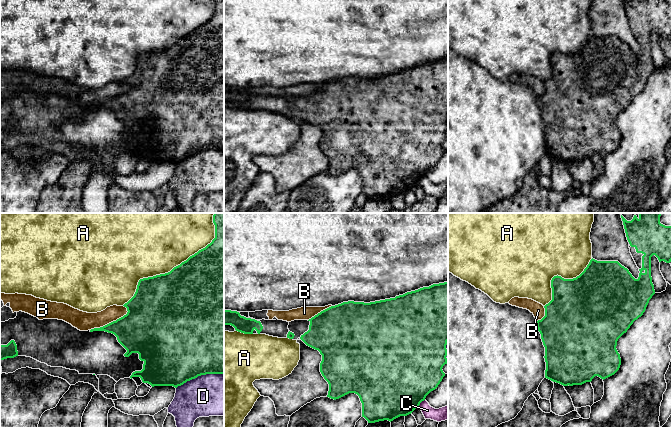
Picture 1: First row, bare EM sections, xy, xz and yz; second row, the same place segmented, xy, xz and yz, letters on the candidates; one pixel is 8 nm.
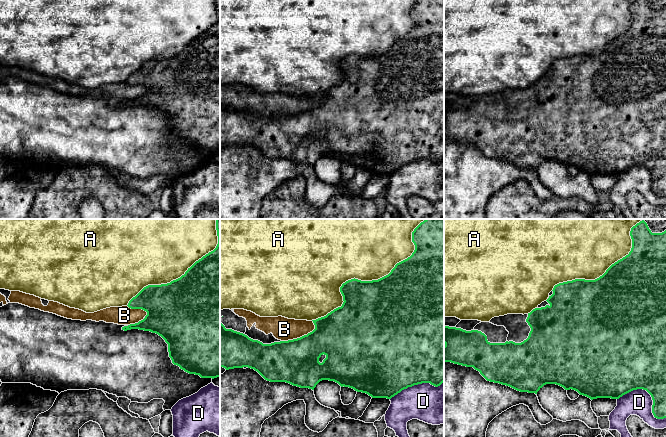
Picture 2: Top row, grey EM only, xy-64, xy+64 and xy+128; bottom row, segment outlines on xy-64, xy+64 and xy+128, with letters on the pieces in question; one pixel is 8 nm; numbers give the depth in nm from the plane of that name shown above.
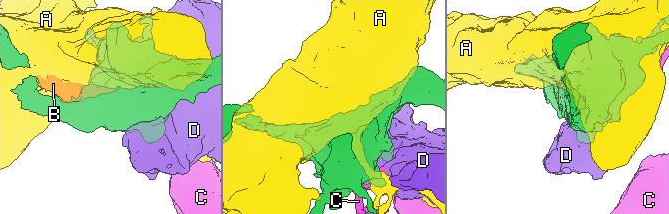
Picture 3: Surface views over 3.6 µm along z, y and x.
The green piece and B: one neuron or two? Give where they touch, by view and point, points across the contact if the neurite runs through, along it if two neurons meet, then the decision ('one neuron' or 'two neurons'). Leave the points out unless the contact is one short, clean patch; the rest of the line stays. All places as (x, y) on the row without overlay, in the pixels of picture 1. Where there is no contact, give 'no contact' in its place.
xy (111, 98) | one neuron

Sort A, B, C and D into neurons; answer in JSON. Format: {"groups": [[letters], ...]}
{"groups": [["A"], ["B"], ["C"], ["D"]]}

